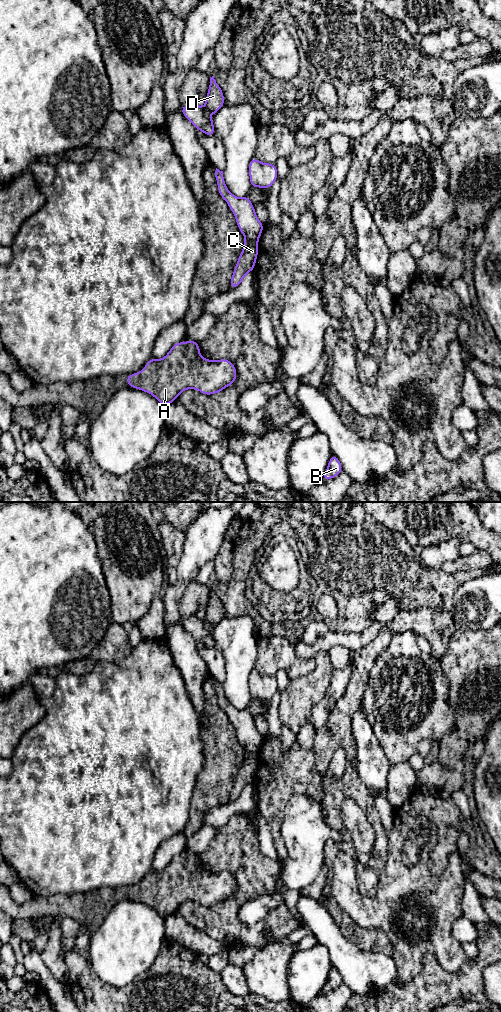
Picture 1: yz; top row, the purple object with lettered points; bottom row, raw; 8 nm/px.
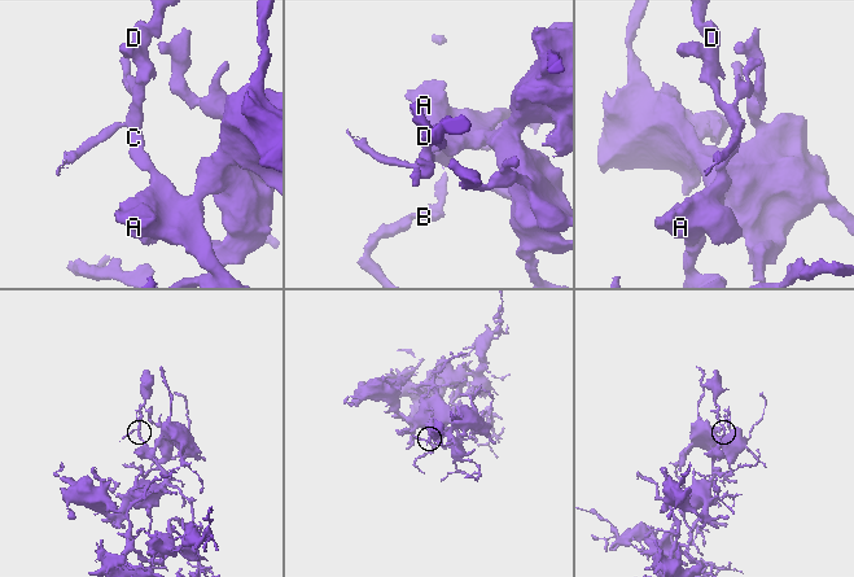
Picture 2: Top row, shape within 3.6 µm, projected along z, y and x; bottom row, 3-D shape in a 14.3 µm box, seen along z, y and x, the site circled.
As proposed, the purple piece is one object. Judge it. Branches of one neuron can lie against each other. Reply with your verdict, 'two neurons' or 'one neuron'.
two neurons

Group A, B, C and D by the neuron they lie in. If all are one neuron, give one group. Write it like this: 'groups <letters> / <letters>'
groups A B C / D

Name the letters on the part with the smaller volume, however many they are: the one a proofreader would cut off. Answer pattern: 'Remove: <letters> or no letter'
Remove: D

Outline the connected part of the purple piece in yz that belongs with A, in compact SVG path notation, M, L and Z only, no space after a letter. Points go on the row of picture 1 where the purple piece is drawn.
M188 340L175 343L168 354L162 359L151 358L145 364L145 369L125 377L127 386L142 390L153 395L160 404L166 406L175 400L185 389L197 389L204 395L221 392L231 386L237 371L228 359L208 360L200 356L199 342Z

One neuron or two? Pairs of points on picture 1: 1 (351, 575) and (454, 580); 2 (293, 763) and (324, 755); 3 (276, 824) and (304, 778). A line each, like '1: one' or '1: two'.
1: one
2: two
3: one

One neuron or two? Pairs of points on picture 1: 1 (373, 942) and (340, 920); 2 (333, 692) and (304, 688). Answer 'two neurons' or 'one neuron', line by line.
1: one neuron
2: two neurons

